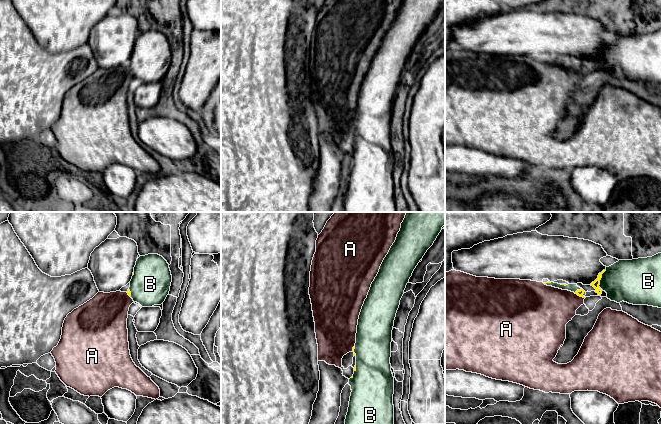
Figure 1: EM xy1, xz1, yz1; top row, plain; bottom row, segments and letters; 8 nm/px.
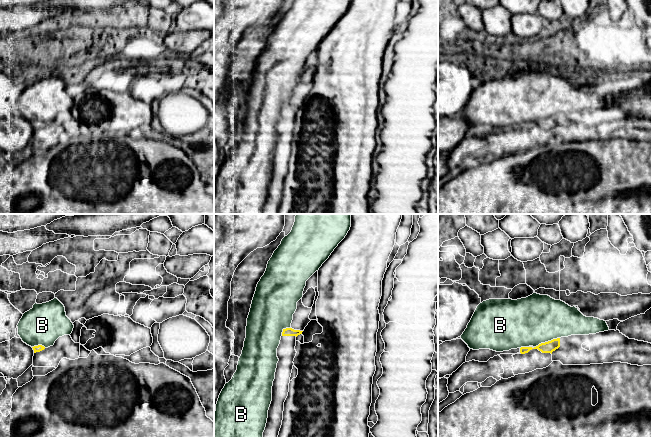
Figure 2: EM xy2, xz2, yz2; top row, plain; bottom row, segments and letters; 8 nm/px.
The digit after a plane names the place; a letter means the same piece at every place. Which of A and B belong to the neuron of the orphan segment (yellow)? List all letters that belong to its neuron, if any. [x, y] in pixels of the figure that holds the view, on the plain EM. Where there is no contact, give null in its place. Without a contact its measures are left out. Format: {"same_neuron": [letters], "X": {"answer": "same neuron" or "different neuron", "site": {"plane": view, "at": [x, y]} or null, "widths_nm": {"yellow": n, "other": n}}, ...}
{"same_neuron": ["B"], "A": {"answer": "different neuron", "site": {"plane": "yz1", "at": [579, 71]}, "widths_nm": {"yellow": 50, "other": 340}}, "B": {"answer": "same neuron", "site": {"plane": "yz2", "at": [546, 118]}, "widths_nm": {"yellow": 100, "other": 400}}}

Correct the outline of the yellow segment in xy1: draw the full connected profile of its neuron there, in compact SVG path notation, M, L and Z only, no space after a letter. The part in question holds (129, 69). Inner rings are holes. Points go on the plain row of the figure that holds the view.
M148 30L137 35L127 69L142 83L161 81L169 70L171 58L167 37L158 30Z

